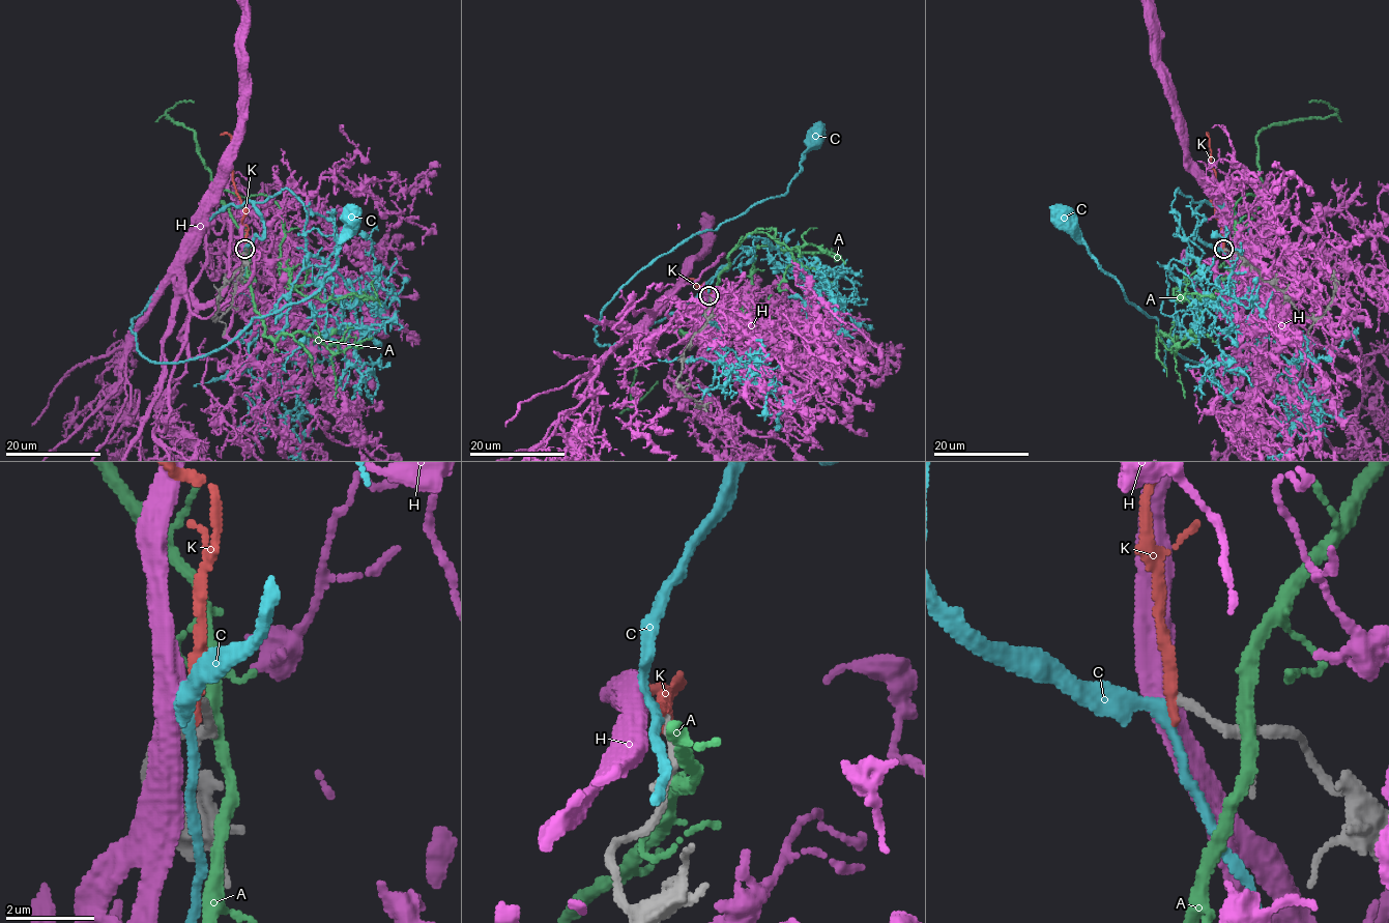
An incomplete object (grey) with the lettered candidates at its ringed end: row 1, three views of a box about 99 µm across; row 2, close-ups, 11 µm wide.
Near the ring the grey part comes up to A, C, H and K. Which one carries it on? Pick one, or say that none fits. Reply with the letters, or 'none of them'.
none of them

